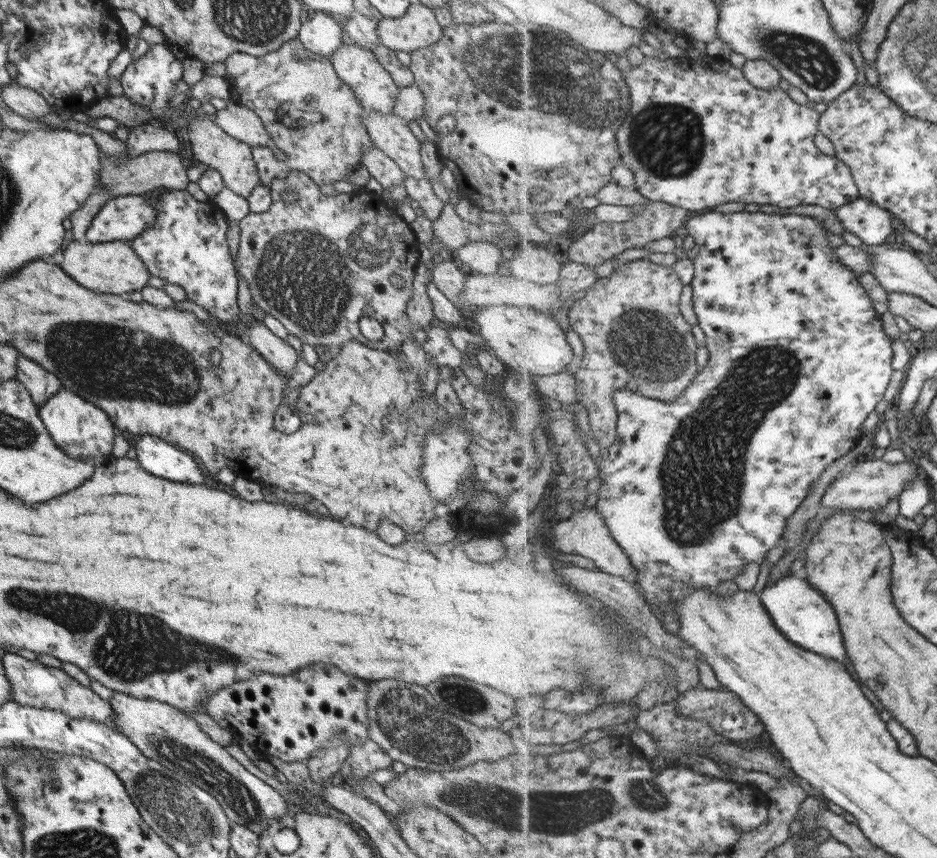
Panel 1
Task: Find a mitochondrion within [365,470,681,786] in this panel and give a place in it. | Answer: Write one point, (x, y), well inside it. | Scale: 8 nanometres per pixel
(416, 731)

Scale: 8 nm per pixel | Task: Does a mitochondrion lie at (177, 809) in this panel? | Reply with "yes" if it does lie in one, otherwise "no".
yes

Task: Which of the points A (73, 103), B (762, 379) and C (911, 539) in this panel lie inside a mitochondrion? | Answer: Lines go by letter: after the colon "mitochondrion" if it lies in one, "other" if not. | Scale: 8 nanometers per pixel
A: other
B: mitochondrion
C: other

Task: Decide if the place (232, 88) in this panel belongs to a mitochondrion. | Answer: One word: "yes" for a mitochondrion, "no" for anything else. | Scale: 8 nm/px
no

